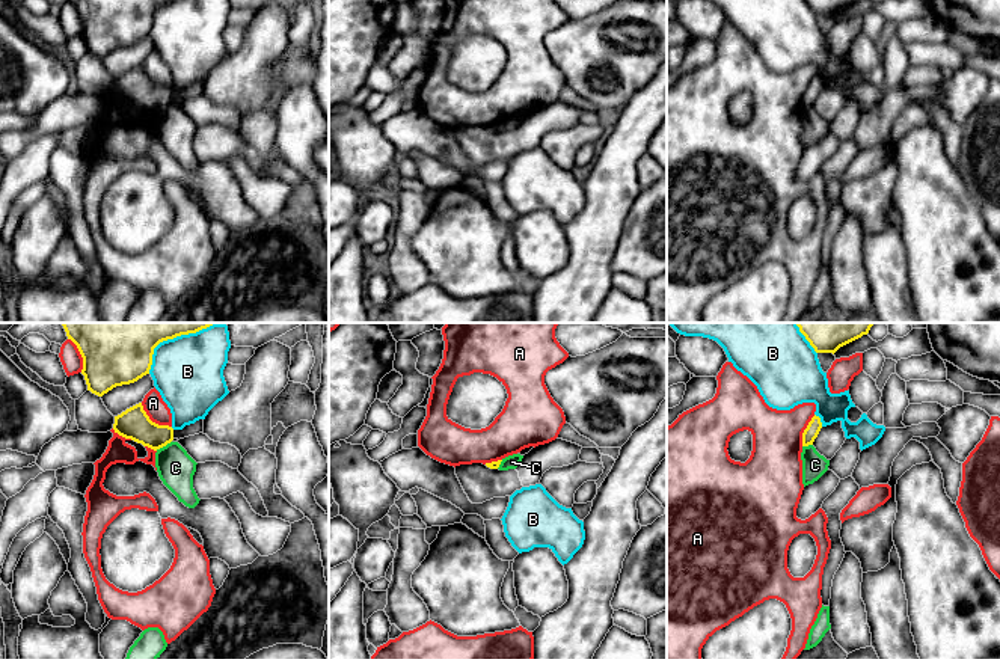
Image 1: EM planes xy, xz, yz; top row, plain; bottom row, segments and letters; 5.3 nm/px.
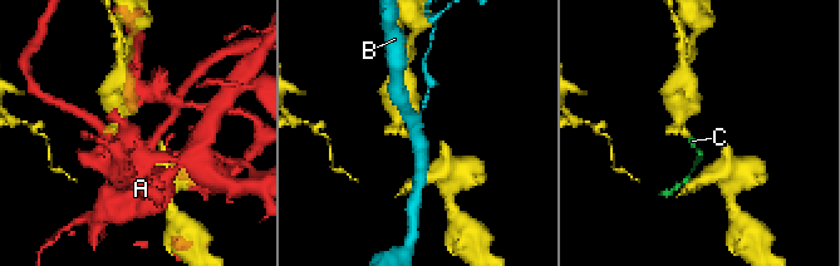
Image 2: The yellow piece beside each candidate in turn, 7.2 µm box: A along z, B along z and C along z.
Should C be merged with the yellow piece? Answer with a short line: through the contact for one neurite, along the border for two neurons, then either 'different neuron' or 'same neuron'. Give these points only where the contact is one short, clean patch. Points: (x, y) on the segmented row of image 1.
line xy (171, 441), (156, 450); different neuron

